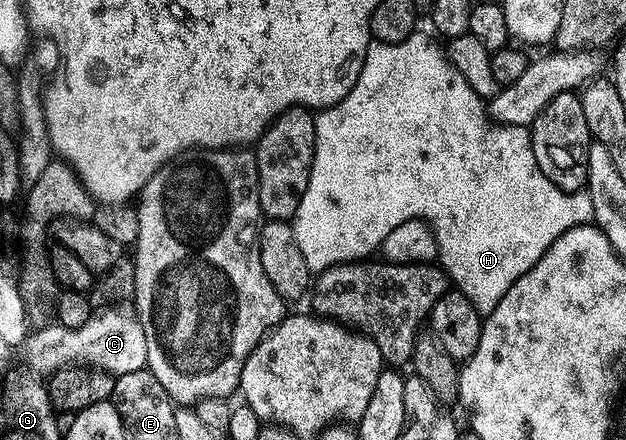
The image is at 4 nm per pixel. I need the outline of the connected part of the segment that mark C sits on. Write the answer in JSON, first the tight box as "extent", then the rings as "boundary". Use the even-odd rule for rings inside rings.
{"extent":[20,307,147,377],"boundary":[[[108,307],[95,312],[86,325],[78,329],[67,329],[57,323],[48,324],[47,327],[39,327],[25,336],[21,343],[20,353],[31,372],[42,377],[50,377],[66,367],[90,367],[93,370],[105,371],[112,376],[125,375],[126,373],[138,372],[147,366],[146,335],[137,316],[126,314],[124,310]]]}

